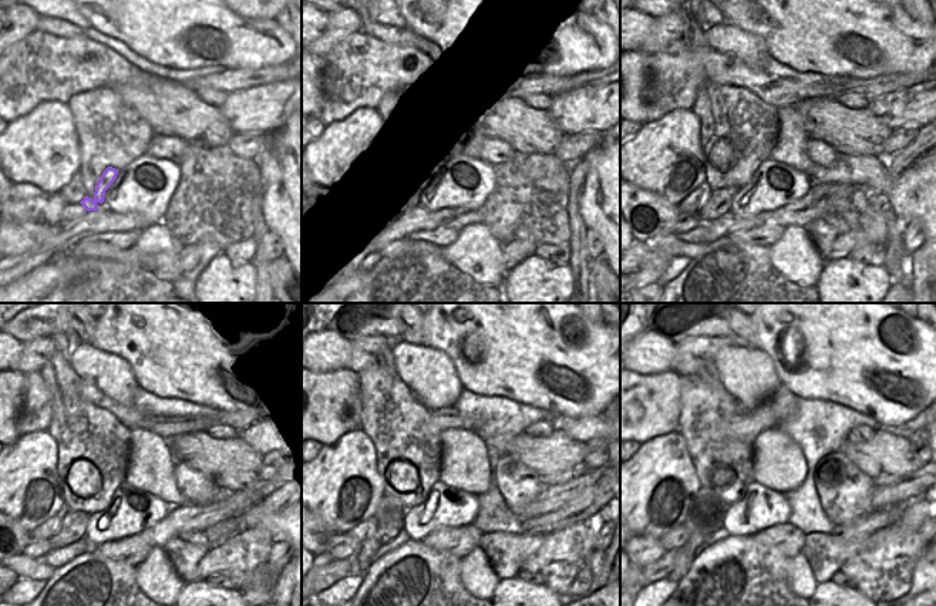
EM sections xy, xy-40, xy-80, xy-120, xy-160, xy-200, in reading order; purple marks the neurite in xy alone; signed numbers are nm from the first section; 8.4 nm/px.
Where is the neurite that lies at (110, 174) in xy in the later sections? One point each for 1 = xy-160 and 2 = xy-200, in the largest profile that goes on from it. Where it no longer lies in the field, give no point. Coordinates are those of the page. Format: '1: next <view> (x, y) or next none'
1: next xy-160 (363, 561)
2: next xy-200 (686, 554)

